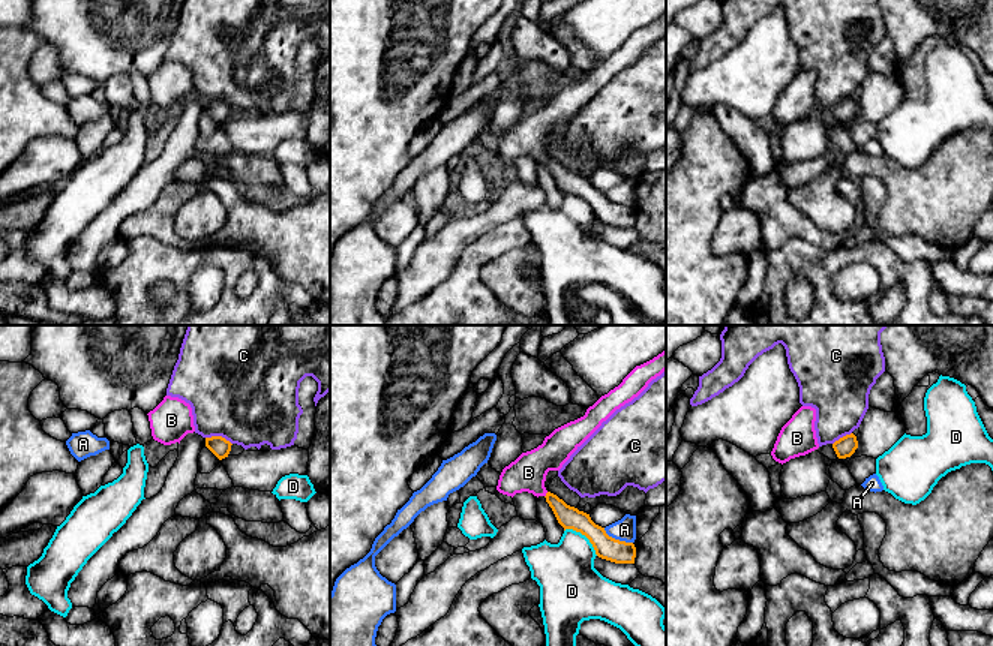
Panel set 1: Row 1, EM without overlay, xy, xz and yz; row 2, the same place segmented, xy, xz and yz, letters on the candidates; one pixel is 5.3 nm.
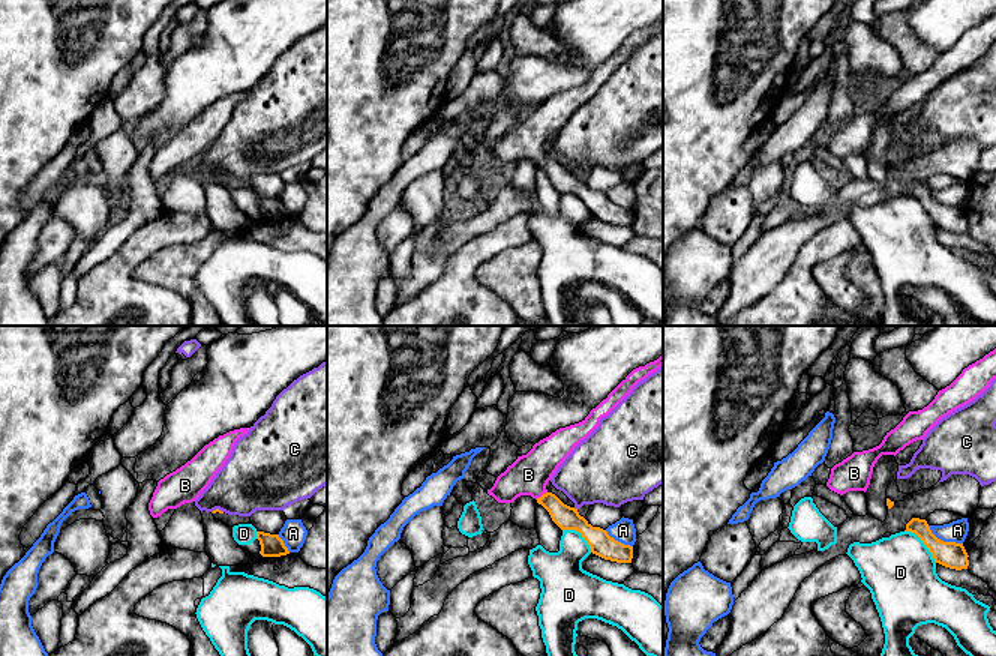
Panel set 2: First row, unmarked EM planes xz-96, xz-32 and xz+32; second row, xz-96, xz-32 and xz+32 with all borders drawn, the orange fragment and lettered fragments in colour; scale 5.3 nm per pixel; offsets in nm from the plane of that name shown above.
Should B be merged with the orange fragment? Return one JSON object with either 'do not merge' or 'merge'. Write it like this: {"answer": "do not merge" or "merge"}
{"answer": "merge"}

